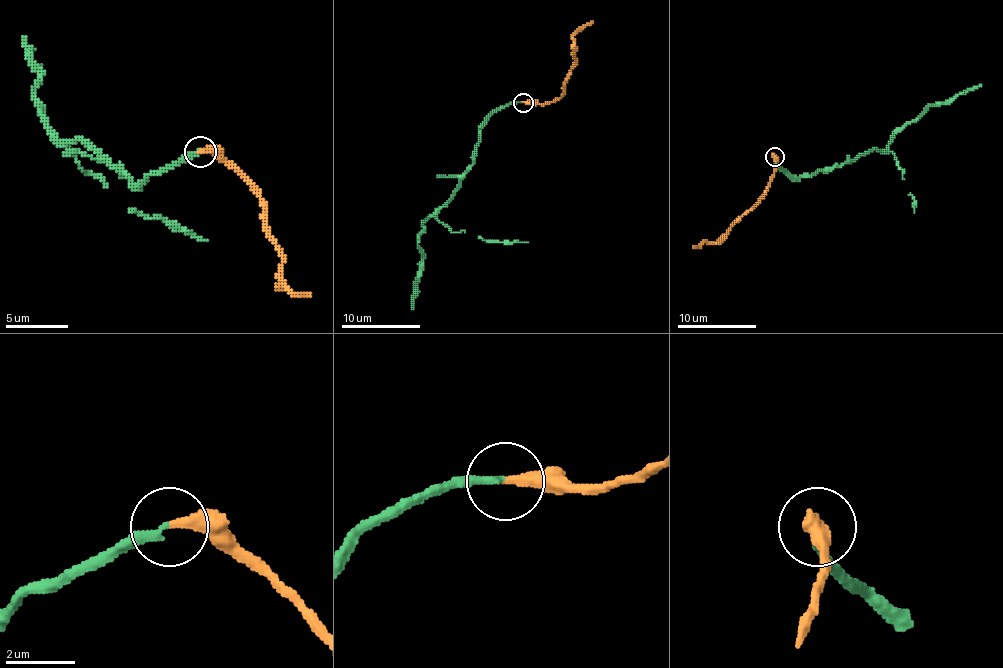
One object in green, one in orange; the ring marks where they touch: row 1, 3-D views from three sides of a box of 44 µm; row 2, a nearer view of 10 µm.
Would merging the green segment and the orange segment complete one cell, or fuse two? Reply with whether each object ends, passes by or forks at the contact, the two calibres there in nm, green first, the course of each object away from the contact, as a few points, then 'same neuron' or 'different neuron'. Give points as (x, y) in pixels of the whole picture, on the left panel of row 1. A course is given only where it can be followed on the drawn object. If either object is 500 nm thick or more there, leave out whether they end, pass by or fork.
green ends | orange ends | 240/320 nm | green via (201, 152), (182, 155), (141, 184), (79, 140), (60, 140), (35, 99), (32, 86), (38, 71), (22, 36) | orange via (201, 152), (216, 152), (238, 174), (263, 209), (266, 234), (282, 259), (279, 287), (310, 296) | same neuron

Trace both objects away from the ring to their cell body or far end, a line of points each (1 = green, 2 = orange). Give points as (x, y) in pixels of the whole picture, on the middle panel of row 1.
1: (524, 102), (498, 108), (486, 122), (470, 169), (423, 224), (417, 248), (421, 258), (419, 277), (411, 309)
2: (524, 102), (547, 104), (563, 94), (565, 78), (575, 62), (573, 43), (577, 33), (593, 21)

